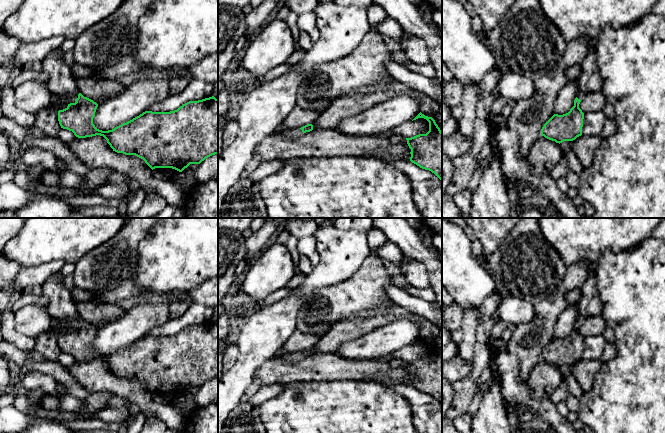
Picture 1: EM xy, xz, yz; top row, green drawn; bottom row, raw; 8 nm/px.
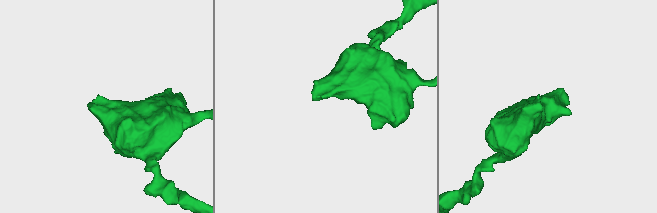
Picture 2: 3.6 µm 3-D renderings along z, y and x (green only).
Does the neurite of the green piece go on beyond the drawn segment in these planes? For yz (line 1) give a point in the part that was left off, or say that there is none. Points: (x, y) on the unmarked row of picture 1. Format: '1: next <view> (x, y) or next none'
1: next yz (581, 319)

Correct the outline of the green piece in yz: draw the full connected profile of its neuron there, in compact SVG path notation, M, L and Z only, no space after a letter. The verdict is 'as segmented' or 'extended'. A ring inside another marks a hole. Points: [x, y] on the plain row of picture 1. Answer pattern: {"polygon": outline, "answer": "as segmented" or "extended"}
{"polygon": "M579 316L574 324L574 330L563 339L554 338L542 351L541 360L562 367L573 365L582 359L584 337L579 332L586 317Z", "answer": "extended"}

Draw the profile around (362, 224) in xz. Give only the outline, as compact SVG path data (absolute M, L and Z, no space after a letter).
M338 218L334 227L339 230L359 230L368 232L373 228L372 218Z

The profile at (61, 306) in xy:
M59 272L49 276L41 288L42 296L48 299L46 307L52 318L60 322L79 318L76 303L71 298L70 291L64 286L64 278Z

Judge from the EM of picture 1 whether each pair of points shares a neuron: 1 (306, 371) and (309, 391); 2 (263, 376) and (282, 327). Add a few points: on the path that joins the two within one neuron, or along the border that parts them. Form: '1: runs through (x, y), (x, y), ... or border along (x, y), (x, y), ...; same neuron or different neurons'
1: border along (331, 379), (292, 381), (286, 384); different neurons
2: border along (274, 355), (264, 361), (253, 375); different neurons

